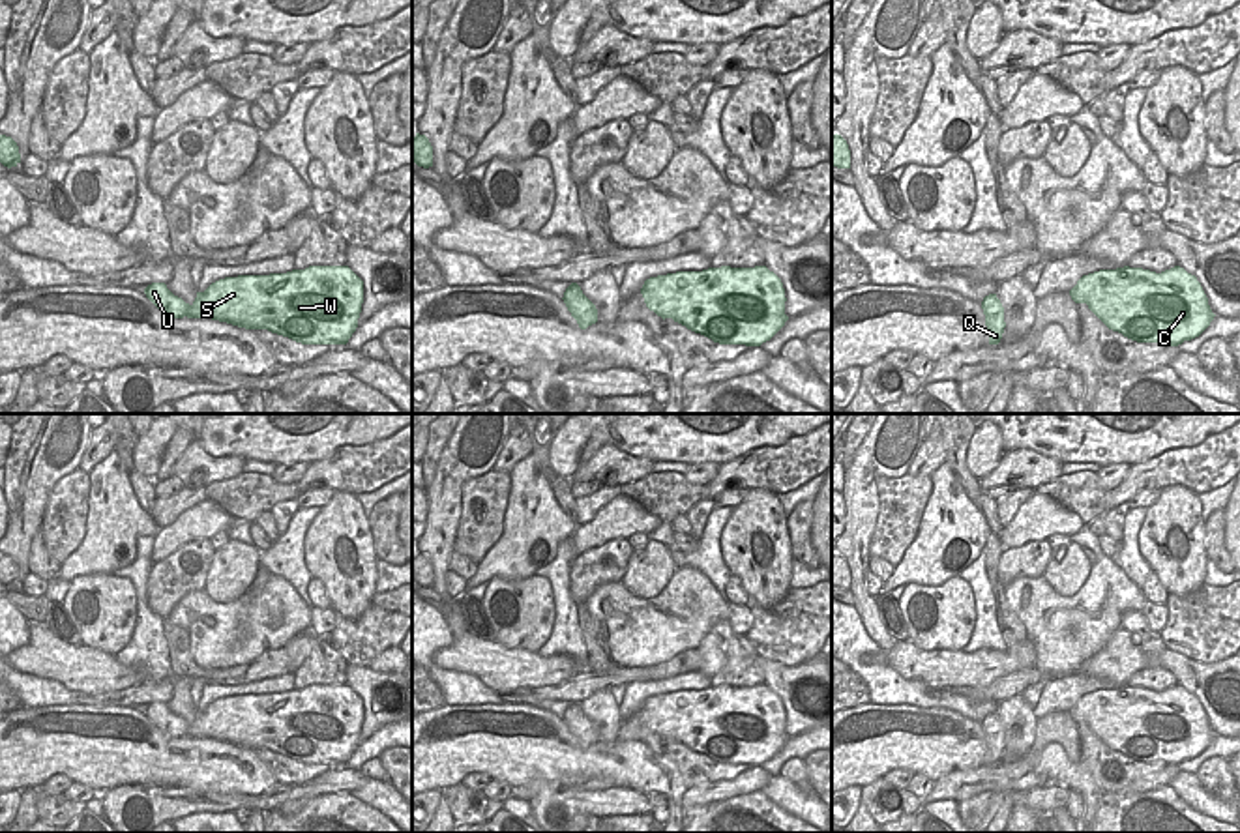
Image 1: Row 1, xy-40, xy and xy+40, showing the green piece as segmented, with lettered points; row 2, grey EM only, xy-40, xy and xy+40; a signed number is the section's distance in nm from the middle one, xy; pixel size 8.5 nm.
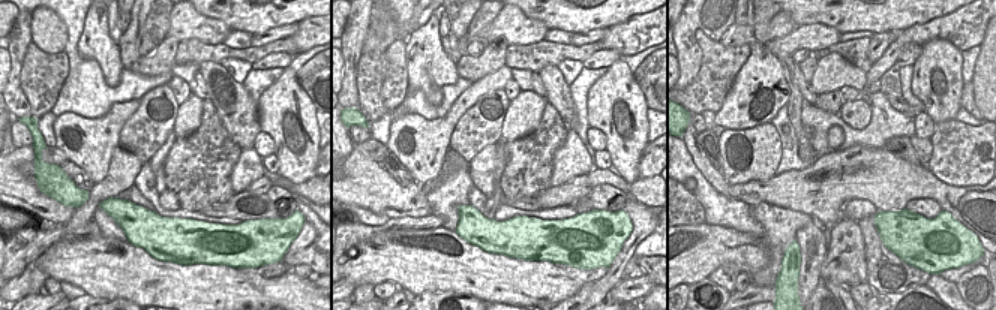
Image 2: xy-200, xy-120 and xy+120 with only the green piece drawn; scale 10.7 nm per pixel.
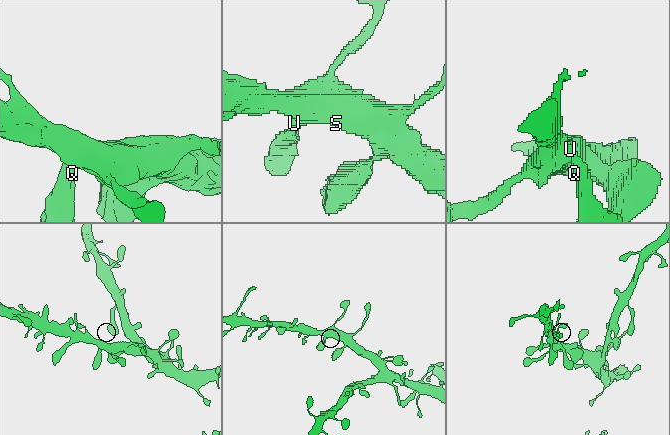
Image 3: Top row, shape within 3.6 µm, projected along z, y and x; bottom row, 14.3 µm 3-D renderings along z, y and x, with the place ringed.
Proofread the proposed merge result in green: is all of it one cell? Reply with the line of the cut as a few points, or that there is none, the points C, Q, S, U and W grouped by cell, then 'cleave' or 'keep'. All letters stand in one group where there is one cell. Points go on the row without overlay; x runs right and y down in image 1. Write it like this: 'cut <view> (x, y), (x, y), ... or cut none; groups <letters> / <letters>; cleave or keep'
cut none; groups C Q S U W; keep

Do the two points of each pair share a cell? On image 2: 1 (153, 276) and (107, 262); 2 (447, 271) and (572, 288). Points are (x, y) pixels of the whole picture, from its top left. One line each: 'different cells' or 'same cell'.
1: same cell
2: same cell

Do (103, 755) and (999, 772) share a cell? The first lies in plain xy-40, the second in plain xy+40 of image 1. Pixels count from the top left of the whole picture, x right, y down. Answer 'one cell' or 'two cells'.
two cells

